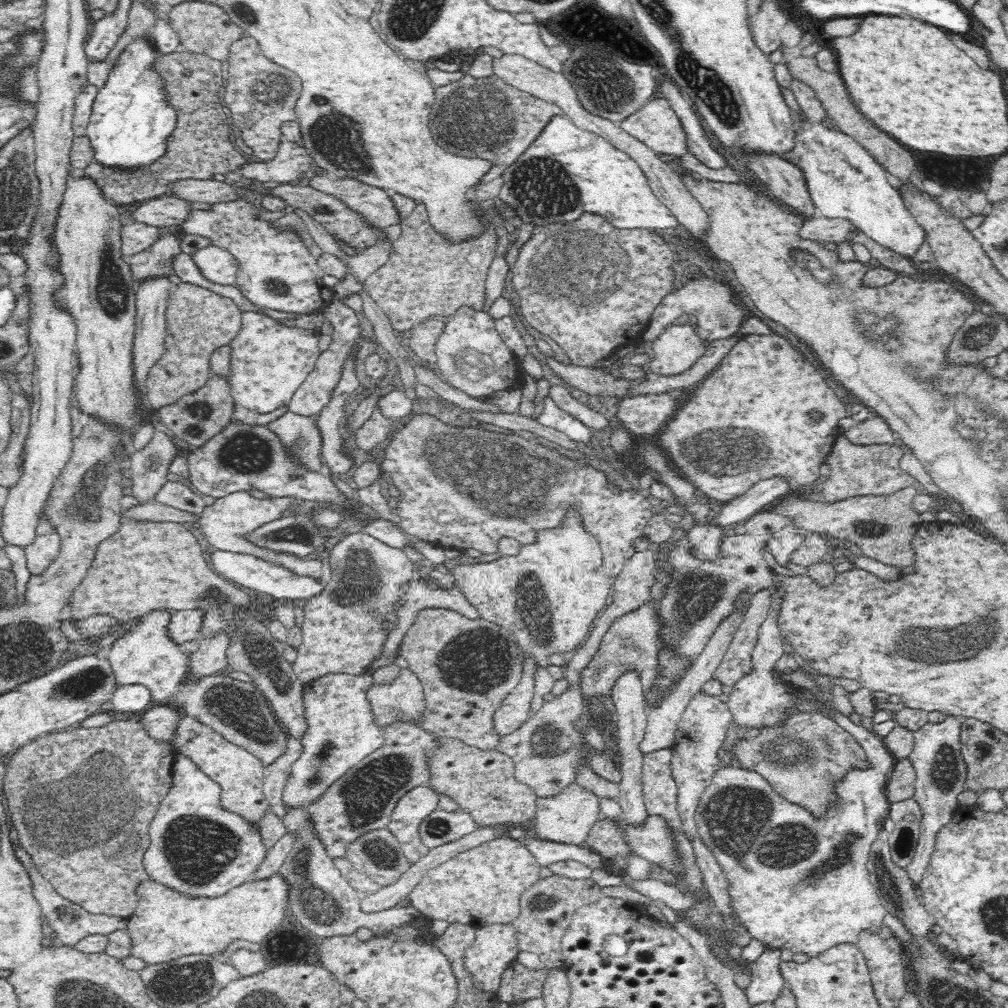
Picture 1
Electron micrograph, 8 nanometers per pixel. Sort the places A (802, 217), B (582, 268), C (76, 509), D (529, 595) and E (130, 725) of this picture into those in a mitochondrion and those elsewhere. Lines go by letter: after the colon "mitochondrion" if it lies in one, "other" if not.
A: other
B: mitochondrion
C: mitochondrion
D: mitochondrion
E: other

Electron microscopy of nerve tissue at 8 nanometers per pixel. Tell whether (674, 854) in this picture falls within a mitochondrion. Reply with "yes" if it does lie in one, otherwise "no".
no

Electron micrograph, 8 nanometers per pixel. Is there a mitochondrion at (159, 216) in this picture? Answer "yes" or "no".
no

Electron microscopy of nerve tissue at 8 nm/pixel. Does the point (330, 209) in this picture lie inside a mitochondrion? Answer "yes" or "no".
yes

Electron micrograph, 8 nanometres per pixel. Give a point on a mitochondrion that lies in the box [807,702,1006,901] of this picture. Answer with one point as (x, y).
(944, 770)

